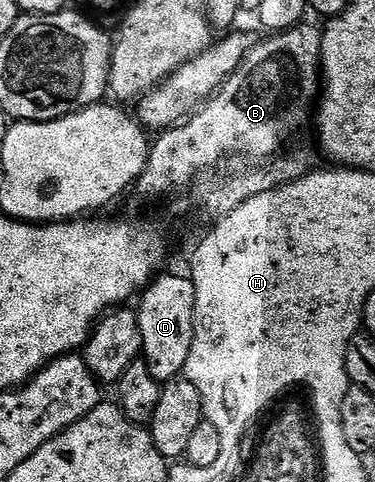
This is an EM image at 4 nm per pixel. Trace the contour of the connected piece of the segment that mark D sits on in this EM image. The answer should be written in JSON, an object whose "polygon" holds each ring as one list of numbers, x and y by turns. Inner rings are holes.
{"polygon":[[169,273,166,277,160,277,150,281,140,294,141,305,137,309,137,318,139,331,143,335,143,359,151,375,164,383,184,374,187,355,191,355,191,343,195,335,195,287,189,275,180,277,177,273]]}

